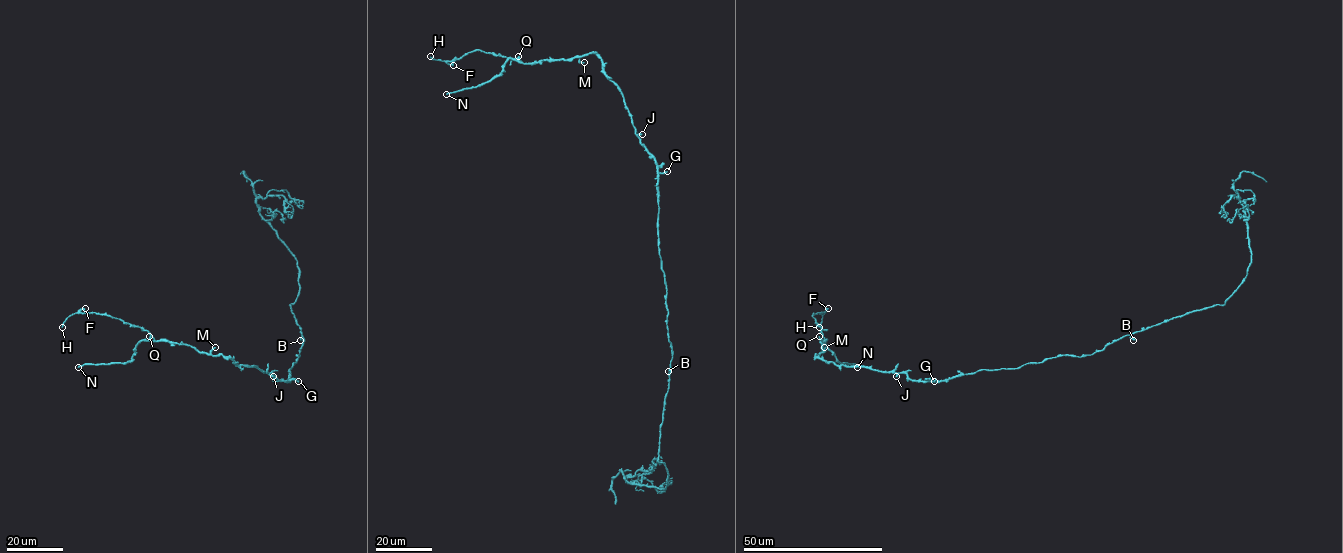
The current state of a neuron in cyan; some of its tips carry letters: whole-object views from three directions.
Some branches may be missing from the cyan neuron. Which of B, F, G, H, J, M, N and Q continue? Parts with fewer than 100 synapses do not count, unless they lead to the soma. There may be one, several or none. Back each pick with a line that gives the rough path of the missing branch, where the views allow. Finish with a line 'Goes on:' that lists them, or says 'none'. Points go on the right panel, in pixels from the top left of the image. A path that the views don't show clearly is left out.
N: (857, 367), (854, 356), (871, 308), (860, 294), (834, 301)
Goes on: N

